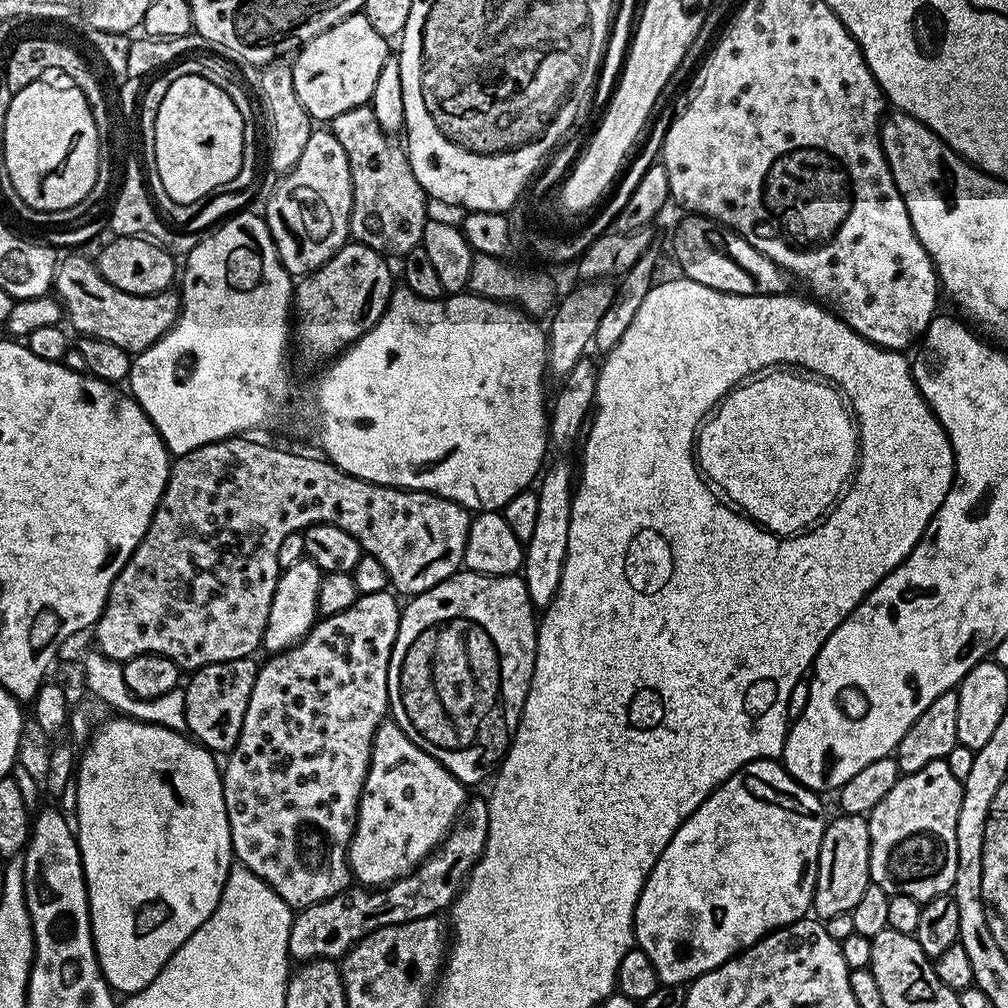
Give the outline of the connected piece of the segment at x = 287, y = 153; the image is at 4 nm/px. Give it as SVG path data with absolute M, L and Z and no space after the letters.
M273 62L265 64L260 72L260 100L264 103L262 116L268 119L266 132L266 160L276 171L283 174L290 171L302 158L302 150L306 150L306 142L310 142L310 134L314 130L314 121L306 106L298 102L298 94L294 94L294 74L292 65L288 62Z

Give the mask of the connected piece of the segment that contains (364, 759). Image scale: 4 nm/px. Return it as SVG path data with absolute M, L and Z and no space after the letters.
M385 590L378 594L370 594L369 596L357 595L354 606L350 606L347 610L342 610L342 614L334 614L333 616L325 616L317 619L311 630L305 634L303 640L298 641L294 647L287 648L285 652L277 652L269 655L267 657L268 661L266 661L265 664L261 663L259 667L257 667L254 690L250 690L250 706L246 706L246 722L242 722L242 734L238 734L238 742L232 747L231 752L227 753L226 760L228 760L228 765L225 763L222 768L224 801L226 802L226 814L228 815L228 821L230 822L230 838L232 839L233 857L235 857L243 867L249 868L254 874L258 874L258 878L262 878L262 882L269 884L274 890L274 894L278 894L278 898L282 898L282 902L289 904L293 910L309 908L311 904L317 904L323 900L329 900L330 898L339 896L349 887L349 885L347 886L347 884L350 884L350 873L348 871L348 844L352 840L352 835L356 829L356 815L360 809L360 795L364 789L366 774L368 773L368 767L372 761L372 743L374 742L374 734L378 730L378 726L384 723L390 712L388 707L388 663L390 662L390 654L394 650L394 638L398 634L401 611L401 601L397 599L391 591Z

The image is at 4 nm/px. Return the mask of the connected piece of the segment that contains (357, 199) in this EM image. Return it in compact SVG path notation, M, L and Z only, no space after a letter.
M370 106L338 114L330 121L330 131L338 138L342 150L346 150L346 162L350 162L352 209L348 230L351 239L370 246L370 250L385 258L403 258L410 250L421 247L424 227L430 219L429 201L418 178L414 178L407 151L403 147L395 148L388 141L391 140L389 133L382 130Z

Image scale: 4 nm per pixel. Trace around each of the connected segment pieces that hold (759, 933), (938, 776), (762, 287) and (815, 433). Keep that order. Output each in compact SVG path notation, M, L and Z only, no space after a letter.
M755 760L738 769L733 776L726 778L716 789L705 798L698 807L678 826L678 830L670 838L666 850L656 859L656 865L650 870L650 874L644 883L642 894L636 903L636 923L634 925L634 940L654 962L654 970L658 970L658 978L661 984L687 985L697 980L702 974L714 970L718 965L731 960L733 956L739 956L745 948L751 948L758 943L763 936L784 928L796 920L805 919L812 908L812 895L816 885L816 871L818 870L818 854L824 837L826 815L820 805L821 797L810 788L796 781L786 769L783 763L776 760Z
M935 760L930 762L930 766L922 766L922 770L901 775L900 781L894 786L894 790L890 790L890 794L886 794L886 798L882 798L882 802L878 802L878 806L874 806L874 810L868 813L866 817L868 833L870 834L869 881L882 886L882 890L886 890L889 896L905 896L921 902L933 900L936 896L949 895L955 889L956 875L958 874L958 834L956 831L958 830L958 814L960 813L963 797L964 785L961 780L954 778L954 774L950 774L950 766L947 760Z
M699 214L685 215L685 220L676 228L672 236L672 252L676 255L676 264L681 268L683 279L702 282L702 286L710 286L710 290L718 290L726 294L738 294L739 296L775 296L789 291L789 273L779 268L762 250L750 246L746 238L742 238L733 228L720 223L710 216Z
M768 370L733 388L716 405L696 433L694 455L709 485L724 491L755 524L787 538L813 527L831 512L856 471L860 437L849 405L828 381L800 370Z

